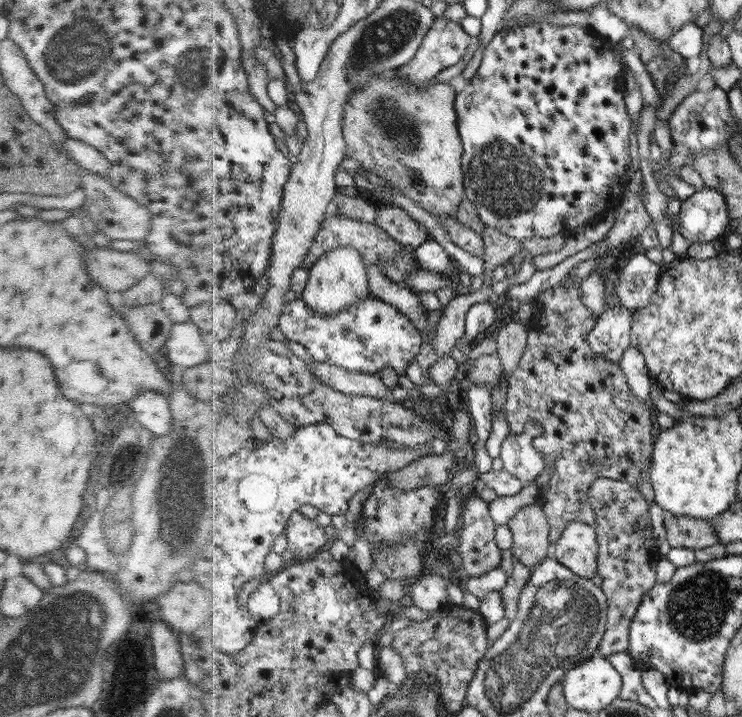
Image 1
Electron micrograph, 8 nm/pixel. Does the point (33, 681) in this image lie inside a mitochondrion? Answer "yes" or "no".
yes

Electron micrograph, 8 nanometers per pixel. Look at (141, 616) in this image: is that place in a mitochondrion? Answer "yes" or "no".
no

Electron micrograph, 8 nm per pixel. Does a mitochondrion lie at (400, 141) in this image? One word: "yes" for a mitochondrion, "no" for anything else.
yes

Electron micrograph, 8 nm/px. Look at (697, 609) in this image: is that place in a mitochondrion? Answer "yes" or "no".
yes

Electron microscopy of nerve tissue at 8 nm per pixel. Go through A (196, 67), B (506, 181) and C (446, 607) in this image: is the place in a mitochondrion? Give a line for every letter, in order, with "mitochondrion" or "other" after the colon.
A: mitochondrion
B: mitochondrion
C: other

